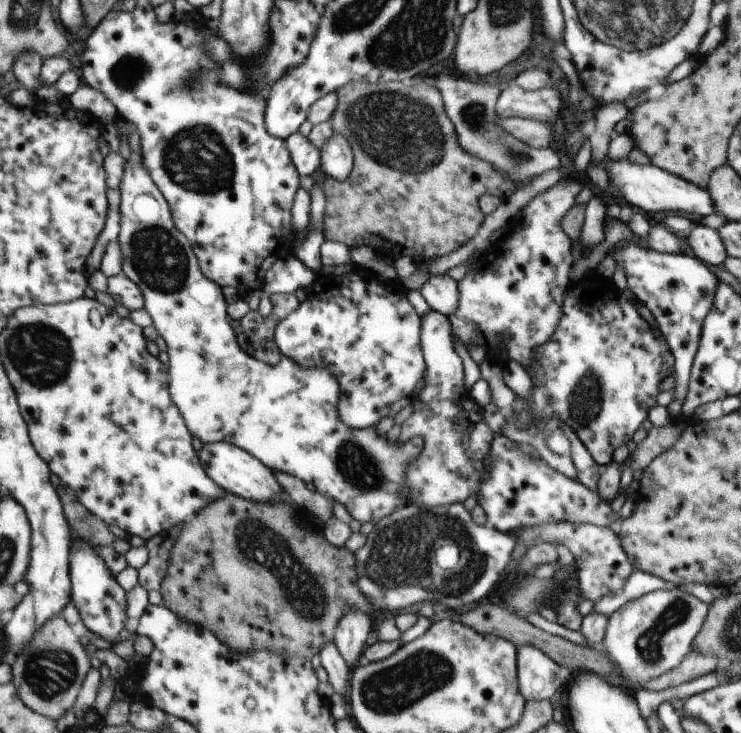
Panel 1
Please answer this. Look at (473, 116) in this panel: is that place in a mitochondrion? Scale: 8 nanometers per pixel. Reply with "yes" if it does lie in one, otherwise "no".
yes

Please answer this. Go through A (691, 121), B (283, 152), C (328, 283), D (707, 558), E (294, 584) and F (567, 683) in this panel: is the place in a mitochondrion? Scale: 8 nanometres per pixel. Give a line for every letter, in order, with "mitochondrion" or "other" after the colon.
A: other
B: other
C: other
D: other
E: mitochondrion
F: other

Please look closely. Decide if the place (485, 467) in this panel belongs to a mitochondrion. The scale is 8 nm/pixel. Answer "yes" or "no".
no

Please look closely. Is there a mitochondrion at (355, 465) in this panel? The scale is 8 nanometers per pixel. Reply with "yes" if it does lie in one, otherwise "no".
yes

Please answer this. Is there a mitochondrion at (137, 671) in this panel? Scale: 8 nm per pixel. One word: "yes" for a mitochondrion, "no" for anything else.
no

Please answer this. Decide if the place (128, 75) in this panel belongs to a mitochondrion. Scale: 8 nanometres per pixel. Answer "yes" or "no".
yes

